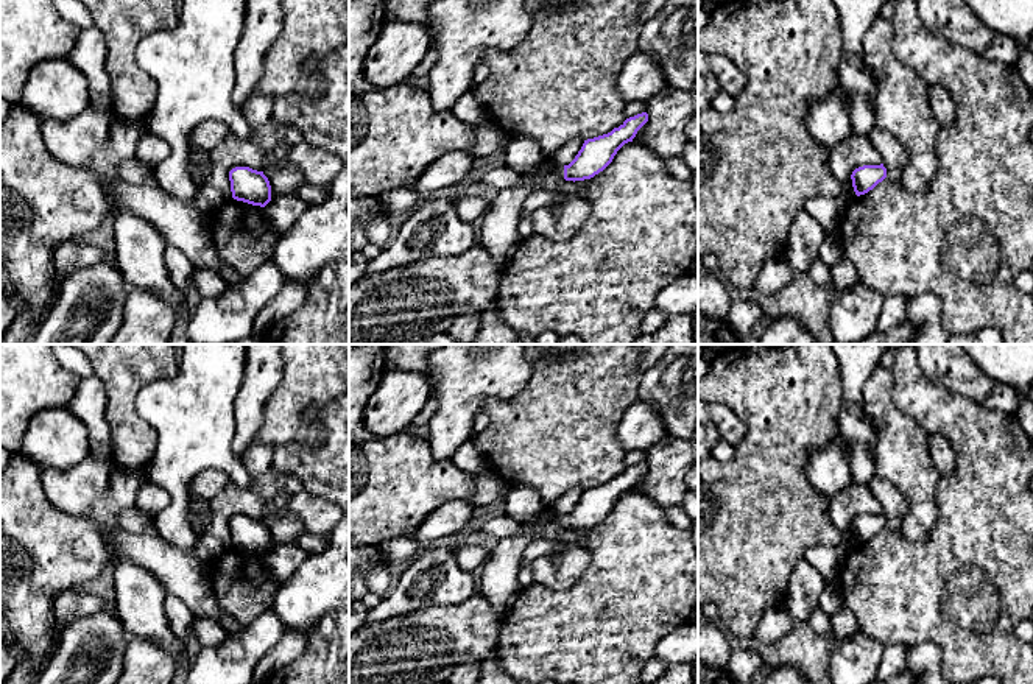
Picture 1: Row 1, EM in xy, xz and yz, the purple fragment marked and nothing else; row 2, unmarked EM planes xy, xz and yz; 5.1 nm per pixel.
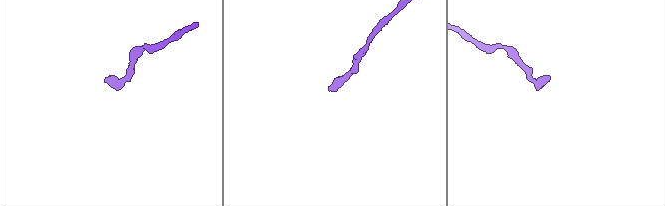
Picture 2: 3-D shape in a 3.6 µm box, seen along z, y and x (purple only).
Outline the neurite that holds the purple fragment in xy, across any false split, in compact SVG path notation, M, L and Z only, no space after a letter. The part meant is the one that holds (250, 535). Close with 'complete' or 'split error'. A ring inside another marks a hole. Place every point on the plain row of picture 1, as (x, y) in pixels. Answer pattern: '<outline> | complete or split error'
M235 516L229 520L232 547L265 556L271 550L271 534L263 520Z | complete

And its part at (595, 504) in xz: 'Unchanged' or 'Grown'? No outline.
Grown

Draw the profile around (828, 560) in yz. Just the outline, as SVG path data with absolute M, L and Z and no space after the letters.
M815 545L806 550L802 559L812 564L829 584L840 583L840 572L844 566L848 547L840 545Z

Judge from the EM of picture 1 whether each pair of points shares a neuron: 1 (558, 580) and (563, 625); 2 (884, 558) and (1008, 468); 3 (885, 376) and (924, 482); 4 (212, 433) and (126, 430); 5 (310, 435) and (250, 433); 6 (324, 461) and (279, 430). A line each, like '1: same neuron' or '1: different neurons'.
1: different neurons
2: same neuron
3: same neuron
4: different neurons
5: different neurons
6: different neurons

